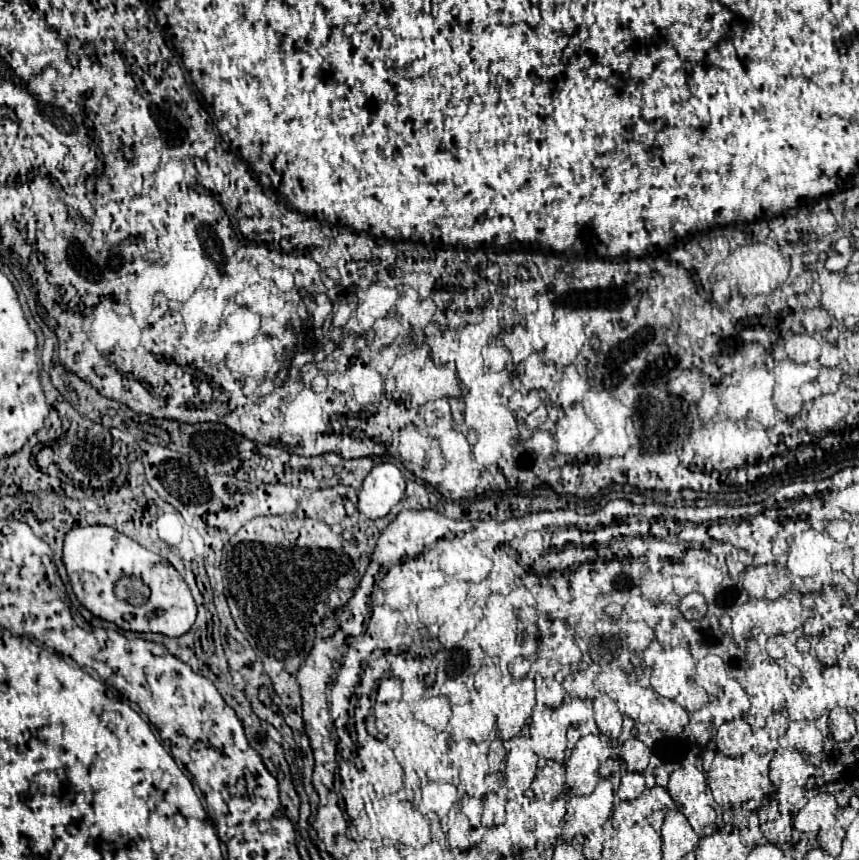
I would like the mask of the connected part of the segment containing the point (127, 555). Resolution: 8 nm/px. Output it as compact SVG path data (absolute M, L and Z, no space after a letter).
M85 526L85 528L75 528L73 532L69 532L69 536L65 536L63 562L65 562L69 582L77 600L93 616L113 622L121 630L155 632L155 634L163 634L169 638L177 638L177 636L187 634L191 626L195 624L195 616L197 616L195 600L191 596L187 582L179 576L179 572L171 566L171 562L139 546L135 540L131 540L129 536L109 526Z

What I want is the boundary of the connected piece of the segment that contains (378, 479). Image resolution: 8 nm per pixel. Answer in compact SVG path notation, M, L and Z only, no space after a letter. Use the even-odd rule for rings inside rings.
M391 462L377 464L371 468L371 472L361 484L359 512L371 520L383 518L395 504L399 504L403 496L405 478L401 470Z

